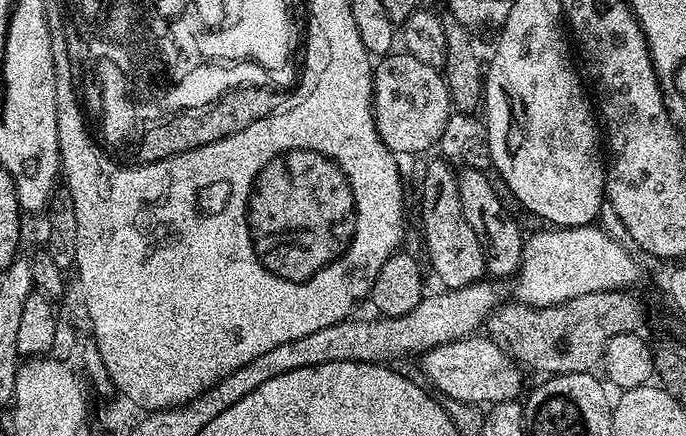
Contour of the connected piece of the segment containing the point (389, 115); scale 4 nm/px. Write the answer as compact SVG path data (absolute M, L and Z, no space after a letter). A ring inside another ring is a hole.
M403 50L379 57L372 70L372 117L380 140L393 154L435 149L445 139L448 115L453 115L448 83L441 69L418 62Z

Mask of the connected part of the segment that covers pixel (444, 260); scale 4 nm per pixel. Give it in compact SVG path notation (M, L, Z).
M437 159L425 170L424 185L420 188L420 224L424 227L428 260L445 289L470 286L485 279L484 247L480 245L480 236L474 234L474 226L466 222L466 214L462 214L453 165L447 159Z

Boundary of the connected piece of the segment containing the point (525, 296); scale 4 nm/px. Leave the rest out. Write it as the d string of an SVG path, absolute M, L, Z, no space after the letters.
M585 226L576 232L560 232L556 235L543 234L539 230L533 231L524 242L522 258L520 259L520 271L514 277L516 283L516 300L521 304L527 304L529 308L545 308L566 302L570 298L582 298L582 294L591 292L618 292L631 289L631 284L640 280L640 264L615 240L607 236L597 226Z

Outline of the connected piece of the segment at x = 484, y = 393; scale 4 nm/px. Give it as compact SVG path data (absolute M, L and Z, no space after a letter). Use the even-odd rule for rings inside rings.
M484 334L463 336L461 340L432 348L423 353L419 360L420 368L429 380L427 383L437 393L462 403L491 406L504 400L516 400L520 387L524 384L524 376L520 373L521 365L501 345Z

